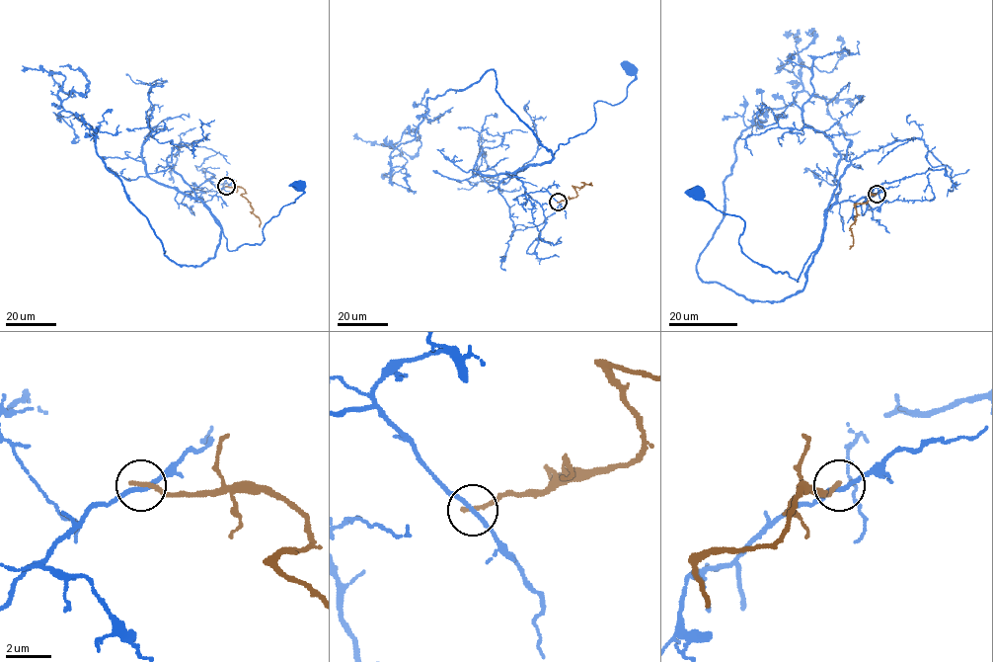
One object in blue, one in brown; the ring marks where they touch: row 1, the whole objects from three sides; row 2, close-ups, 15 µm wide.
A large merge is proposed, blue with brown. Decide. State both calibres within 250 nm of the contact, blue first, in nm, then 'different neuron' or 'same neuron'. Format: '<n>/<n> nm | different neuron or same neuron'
180/220 nm | different neuron

